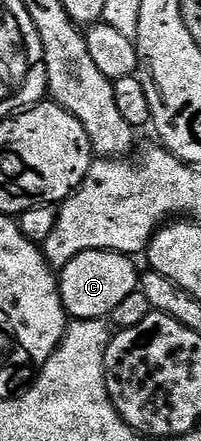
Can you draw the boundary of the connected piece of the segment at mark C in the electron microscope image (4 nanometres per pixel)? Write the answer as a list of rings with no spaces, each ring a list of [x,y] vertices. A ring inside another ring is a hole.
[[[88,250],[60,267],[61,299],[66,315],[73,320],[108,319],[138,289],[139,273],[132,257],[113,250]]]

